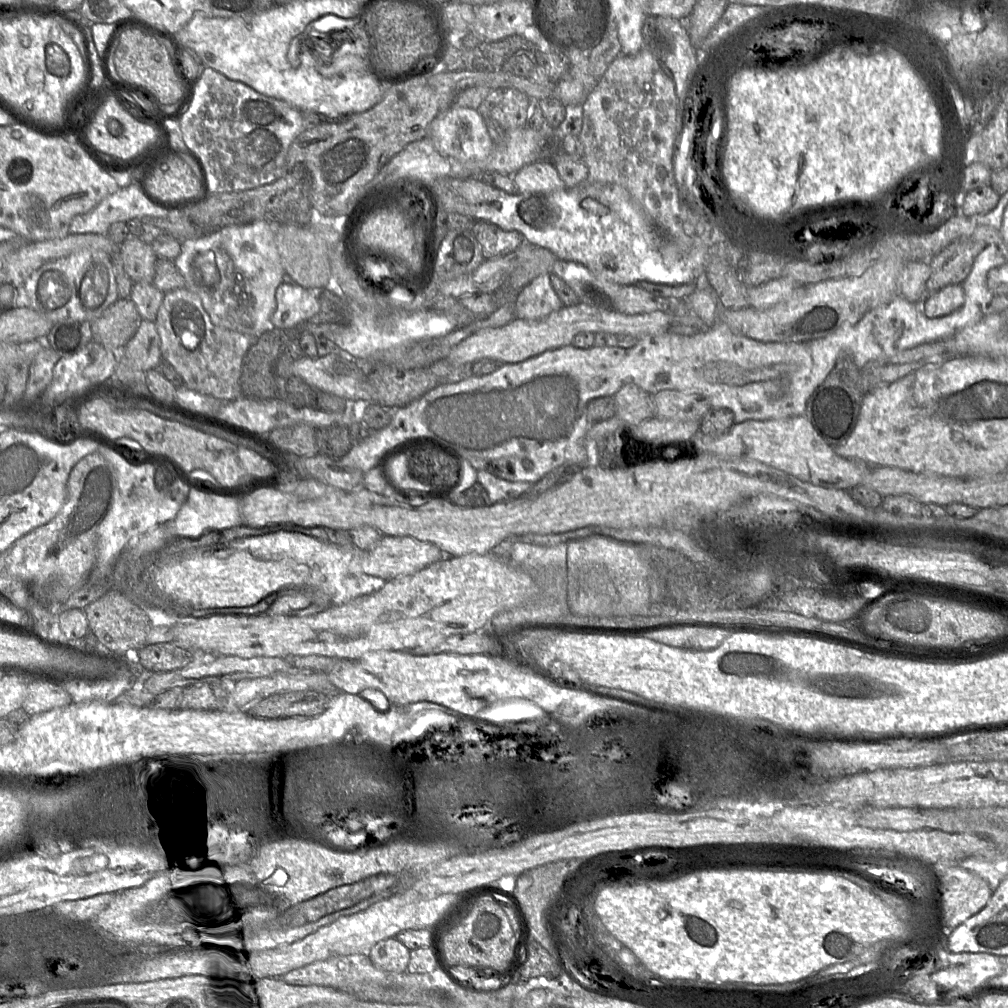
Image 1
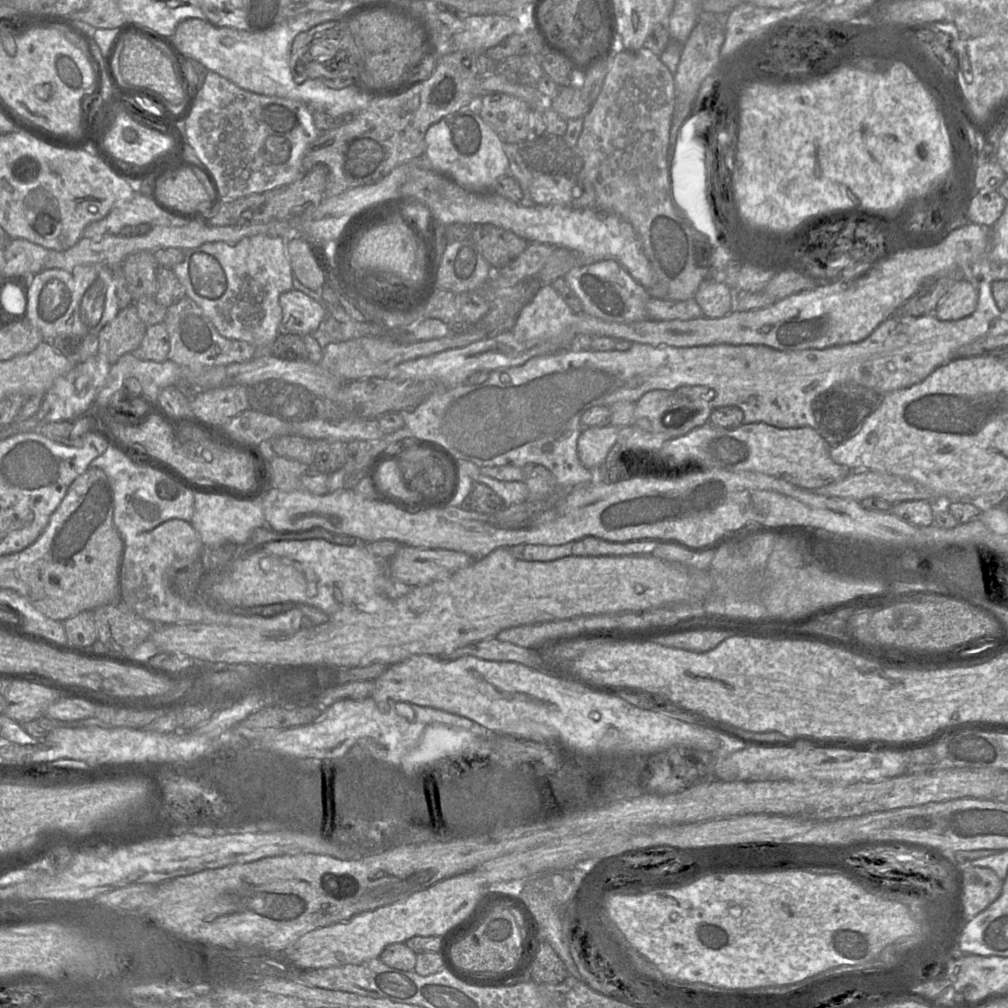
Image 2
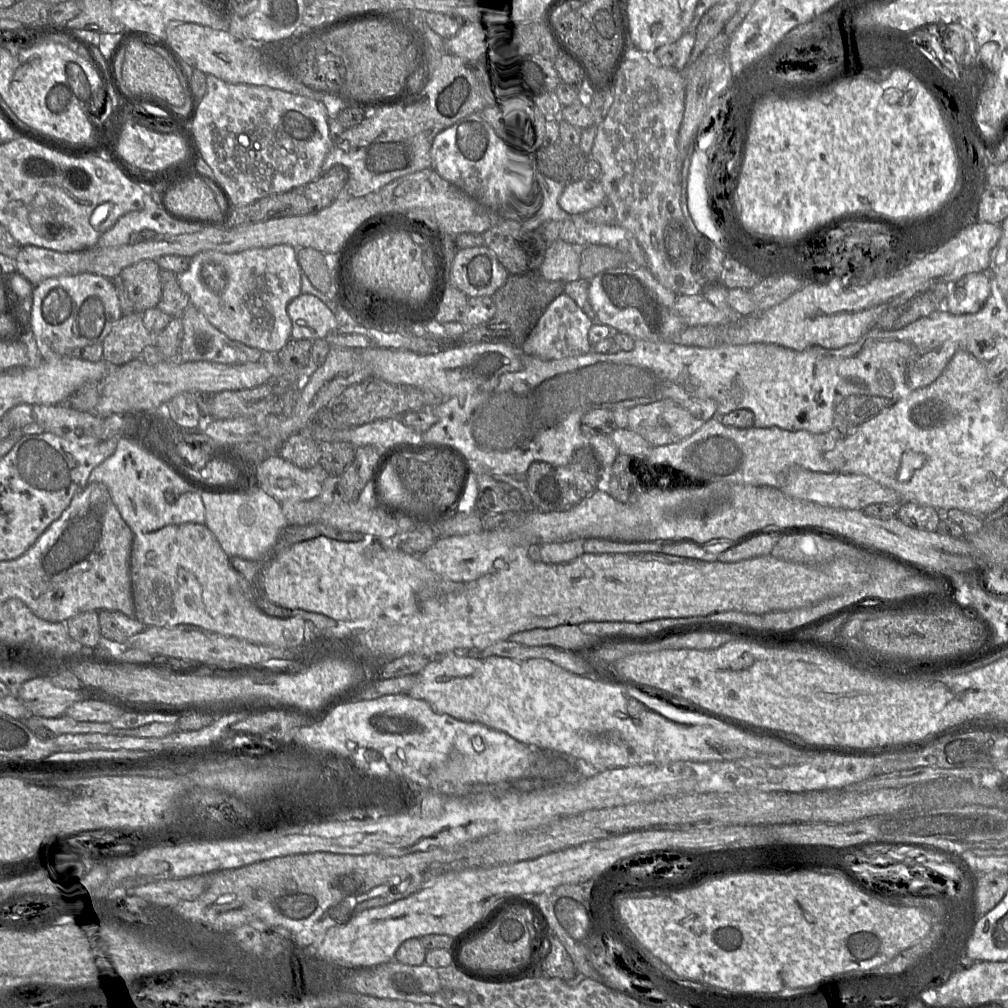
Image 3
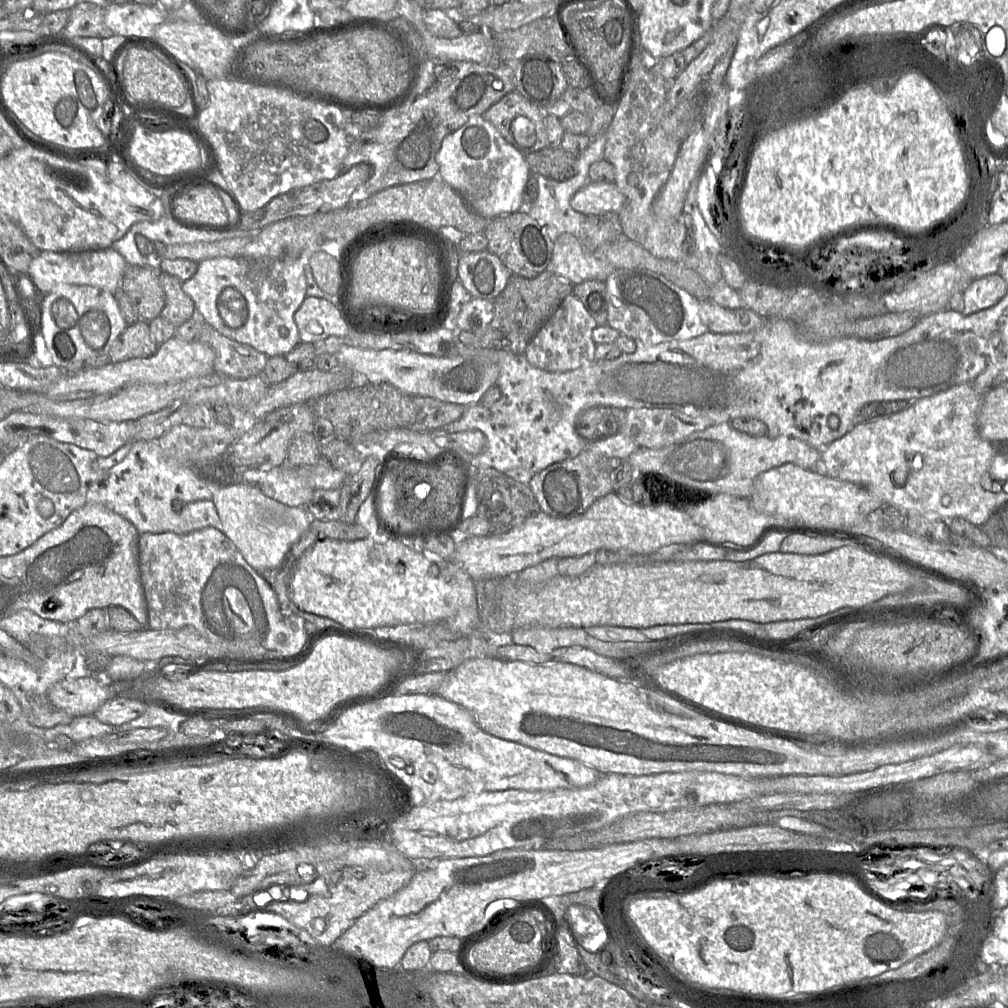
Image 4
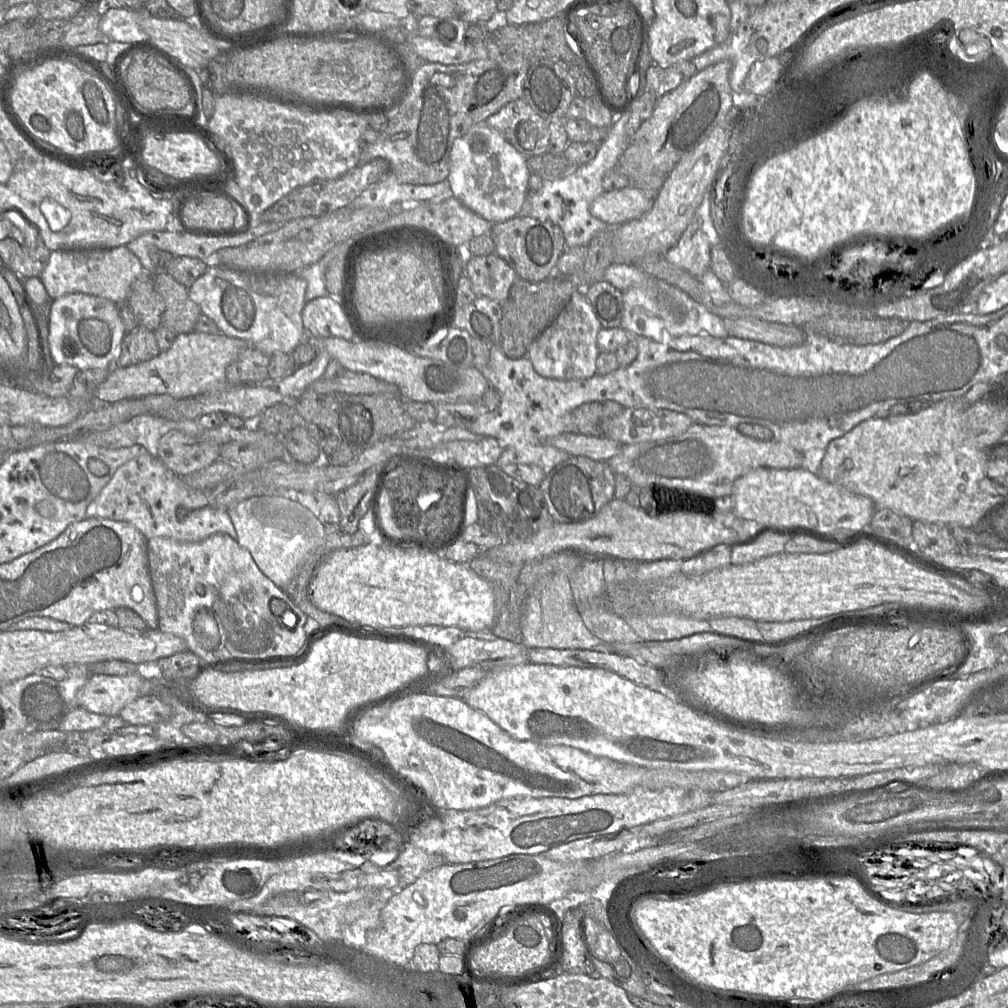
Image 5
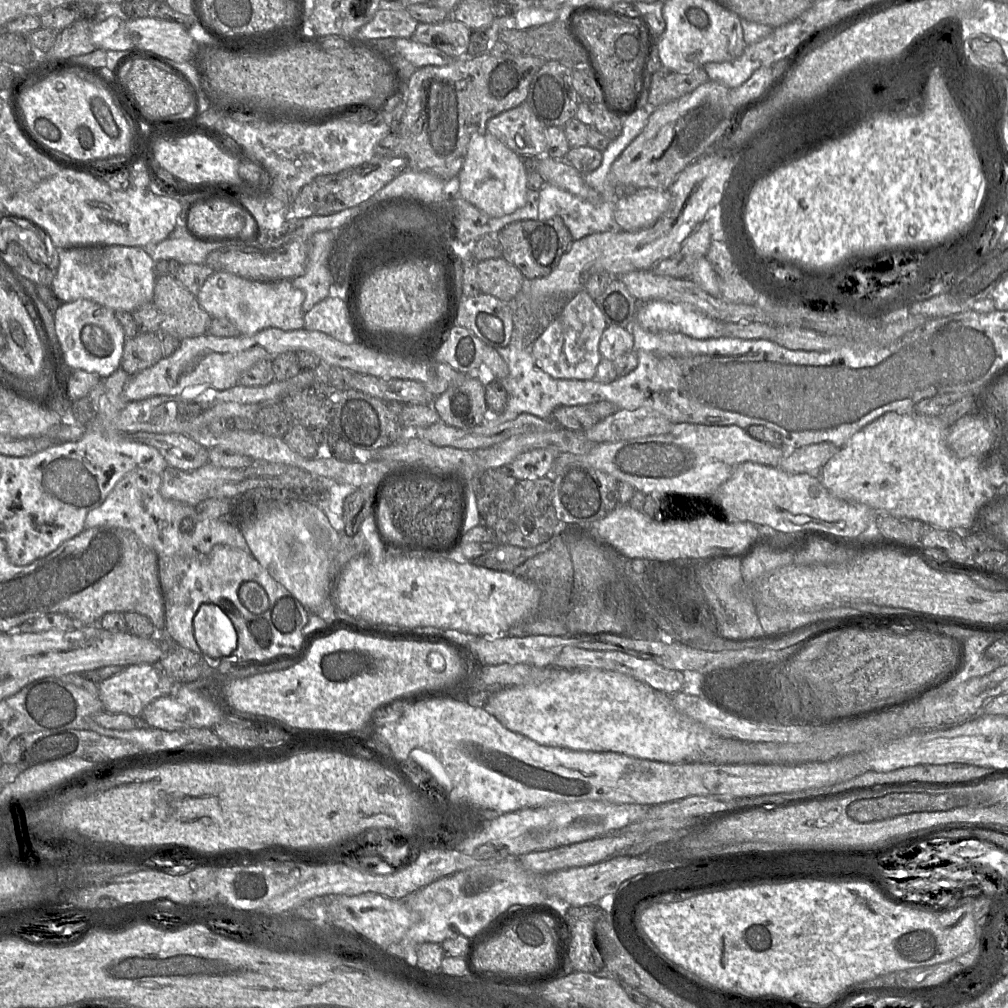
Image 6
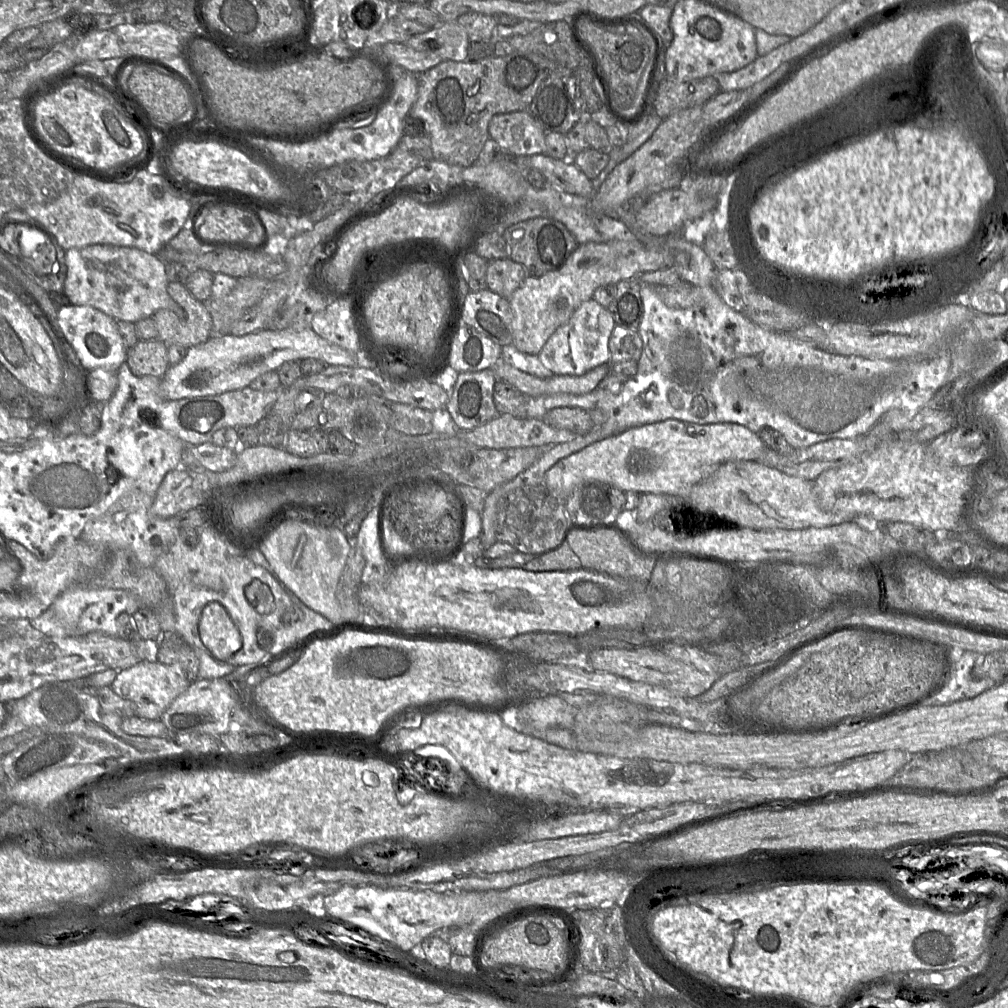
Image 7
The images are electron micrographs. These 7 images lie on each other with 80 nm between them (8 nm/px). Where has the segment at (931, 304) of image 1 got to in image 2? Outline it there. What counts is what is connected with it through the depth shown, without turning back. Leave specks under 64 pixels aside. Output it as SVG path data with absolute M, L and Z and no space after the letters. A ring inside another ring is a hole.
M958 280L938 304L934 315L941 320L957 320L972 314L977 306L977 288L968 280Z

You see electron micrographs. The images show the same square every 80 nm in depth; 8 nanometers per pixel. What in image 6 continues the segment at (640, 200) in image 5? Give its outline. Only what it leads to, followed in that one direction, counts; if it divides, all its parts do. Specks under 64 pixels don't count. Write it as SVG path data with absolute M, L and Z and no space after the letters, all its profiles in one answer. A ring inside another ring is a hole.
M642 188L619 197L614 204L614 219L625 231L652 226L669 208L670 194L664 189Z

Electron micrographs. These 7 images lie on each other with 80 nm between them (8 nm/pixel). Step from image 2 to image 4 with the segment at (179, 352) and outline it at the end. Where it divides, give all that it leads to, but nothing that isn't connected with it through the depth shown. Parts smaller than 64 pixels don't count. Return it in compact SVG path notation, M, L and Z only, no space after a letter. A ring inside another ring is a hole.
M209 324L201 330L198 341L213 348L215 372L228 378L247 379L261 375L268 357L244 343L229 339Z

